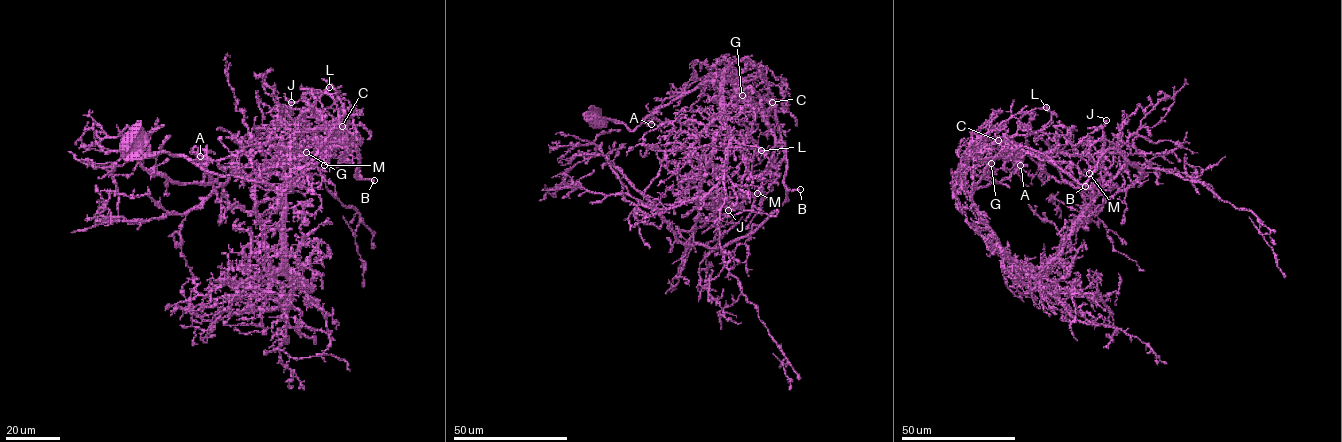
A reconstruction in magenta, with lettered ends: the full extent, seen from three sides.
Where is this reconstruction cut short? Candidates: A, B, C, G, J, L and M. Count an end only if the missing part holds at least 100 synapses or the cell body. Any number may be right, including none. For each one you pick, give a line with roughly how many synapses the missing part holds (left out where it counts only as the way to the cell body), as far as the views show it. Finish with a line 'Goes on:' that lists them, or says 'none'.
B: 1000 synapses
Goes on: B

